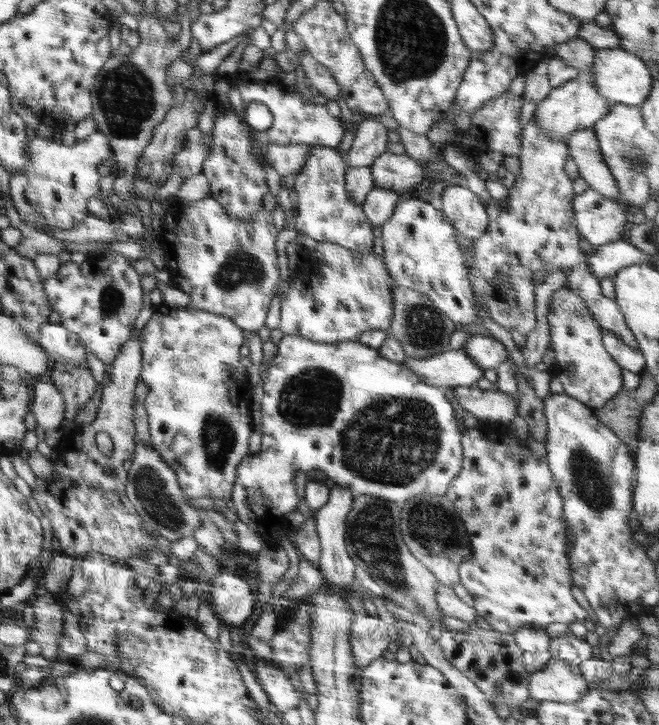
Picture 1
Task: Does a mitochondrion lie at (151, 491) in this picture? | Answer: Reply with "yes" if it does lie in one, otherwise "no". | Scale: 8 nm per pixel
yes

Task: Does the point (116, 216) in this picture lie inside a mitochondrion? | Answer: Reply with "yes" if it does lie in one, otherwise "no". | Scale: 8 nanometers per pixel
no

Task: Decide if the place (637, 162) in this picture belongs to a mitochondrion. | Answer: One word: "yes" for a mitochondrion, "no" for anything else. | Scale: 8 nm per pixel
yes

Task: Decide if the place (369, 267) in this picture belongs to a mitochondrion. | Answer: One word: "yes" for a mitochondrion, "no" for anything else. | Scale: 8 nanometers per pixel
no

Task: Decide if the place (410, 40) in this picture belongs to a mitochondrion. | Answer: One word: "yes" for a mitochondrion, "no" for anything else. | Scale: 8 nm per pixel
yes

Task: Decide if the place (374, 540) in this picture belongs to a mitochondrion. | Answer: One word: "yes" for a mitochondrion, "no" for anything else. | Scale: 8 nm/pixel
yes

